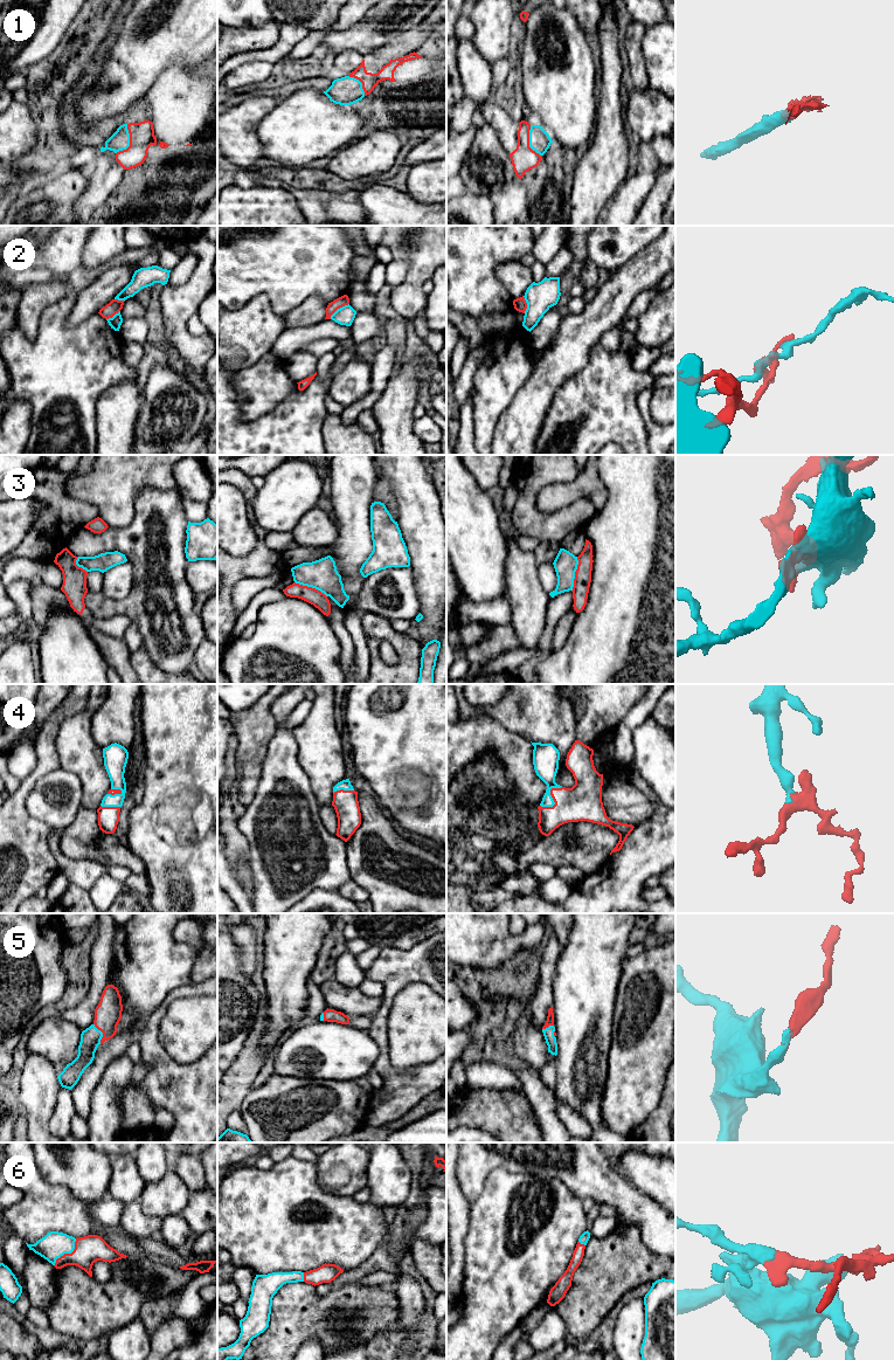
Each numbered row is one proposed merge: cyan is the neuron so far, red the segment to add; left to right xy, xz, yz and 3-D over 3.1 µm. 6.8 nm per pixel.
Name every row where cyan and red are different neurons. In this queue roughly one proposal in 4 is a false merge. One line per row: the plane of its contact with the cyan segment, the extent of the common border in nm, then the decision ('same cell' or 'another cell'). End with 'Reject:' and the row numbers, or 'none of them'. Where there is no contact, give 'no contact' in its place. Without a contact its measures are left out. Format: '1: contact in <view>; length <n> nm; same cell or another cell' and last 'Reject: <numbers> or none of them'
1: contact in xy; length 220 nm; same cell
2: contact in xz; length 170 nm; another cell
3: contact in yz; length 240 nm; another cell
4: contact in yz; length 200 nm; same cell
5: contact in xy; length 150 nm; same cell
6: contact in xy; length 240 nm; same cell
Reject: 2, 3

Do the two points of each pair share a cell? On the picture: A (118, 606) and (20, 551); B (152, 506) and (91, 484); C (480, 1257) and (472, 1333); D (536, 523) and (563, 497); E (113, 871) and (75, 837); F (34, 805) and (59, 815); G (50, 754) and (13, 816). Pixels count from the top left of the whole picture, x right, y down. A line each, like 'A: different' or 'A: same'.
A: different
B: different
C: same
D: different
E: different
F: same
G: same

